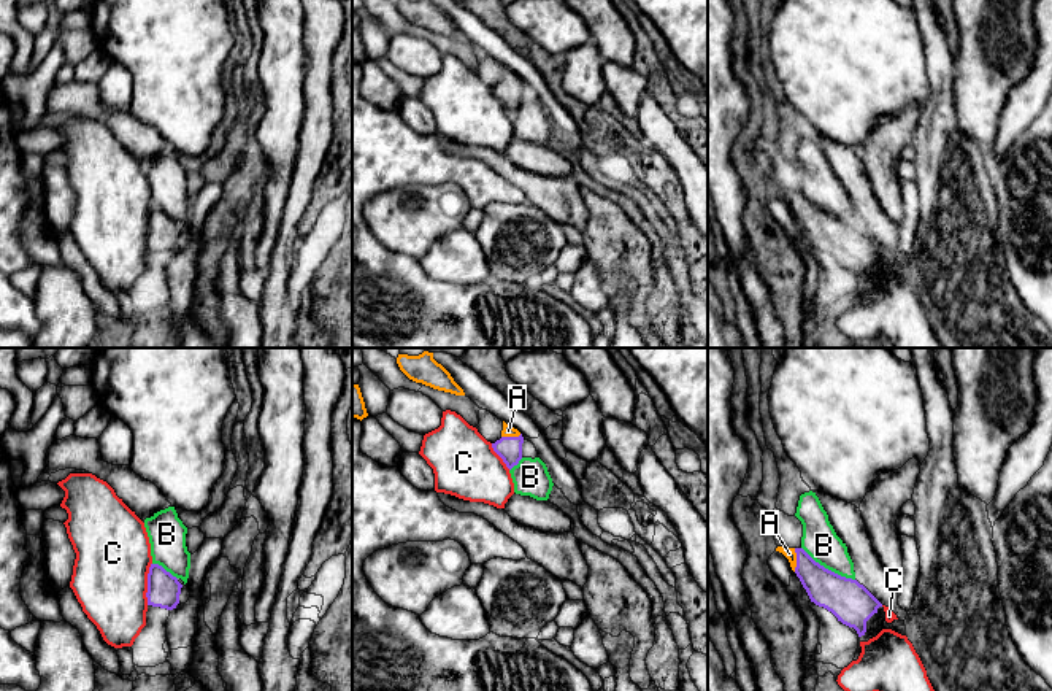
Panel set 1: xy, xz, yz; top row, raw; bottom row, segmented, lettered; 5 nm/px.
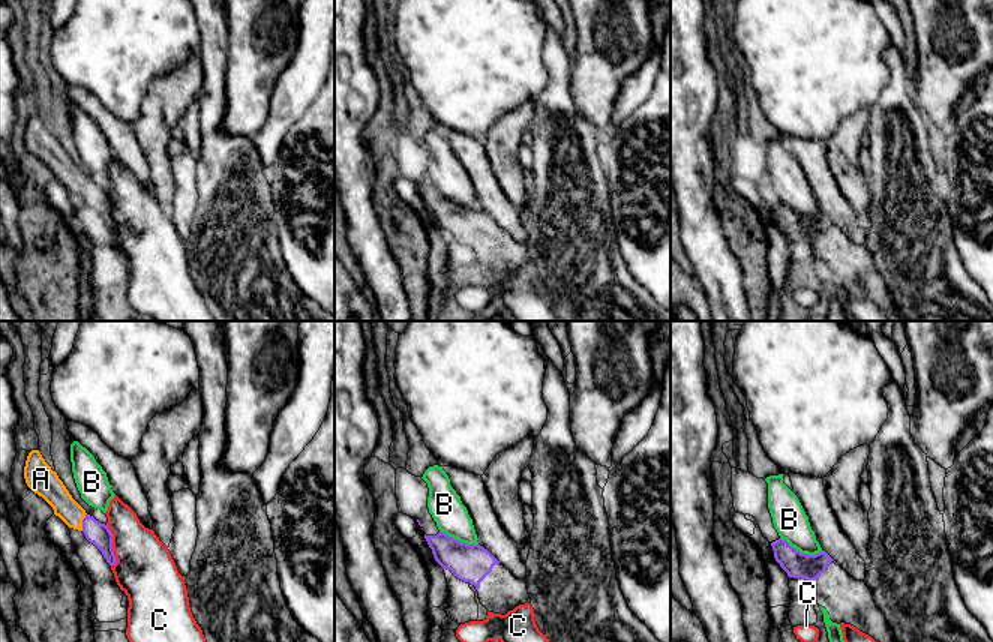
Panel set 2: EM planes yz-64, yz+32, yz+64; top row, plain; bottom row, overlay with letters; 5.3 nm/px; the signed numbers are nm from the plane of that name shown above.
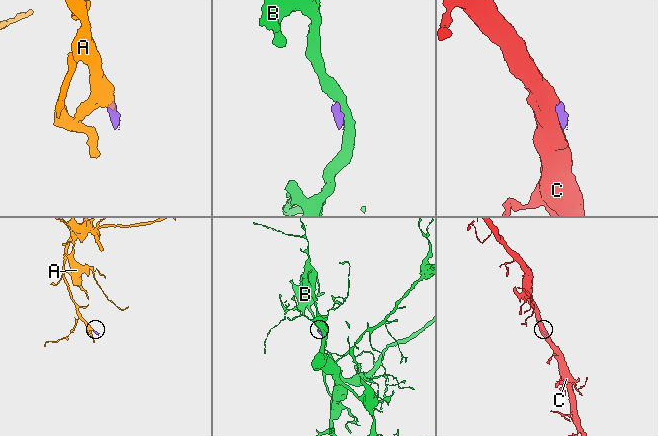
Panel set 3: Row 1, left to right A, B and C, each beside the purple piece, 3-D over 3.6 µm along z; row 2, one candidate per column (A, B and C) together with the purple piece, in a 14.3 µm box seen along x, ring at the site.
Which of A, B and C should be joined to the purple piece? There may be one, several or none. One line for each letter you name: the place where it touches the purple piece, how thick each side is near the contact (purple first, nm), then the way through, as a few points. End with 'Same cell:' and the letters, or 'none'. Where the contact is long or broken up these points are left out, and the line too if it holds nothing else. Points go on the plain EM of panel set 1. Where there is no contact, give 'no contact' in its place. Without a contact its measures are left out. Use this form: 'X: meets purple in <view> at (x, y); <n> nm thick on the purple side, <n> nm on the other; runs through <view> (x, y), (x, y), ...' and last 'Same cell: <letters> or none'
A: meets purple in yz at (797, 204); 190 nm thick on the purple side, 60 nm on the other; runs through yz (825, 232), (797, 204), (789, 197)
Same cell: A

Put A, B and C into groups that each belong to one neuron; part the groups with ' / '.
A / B / C

